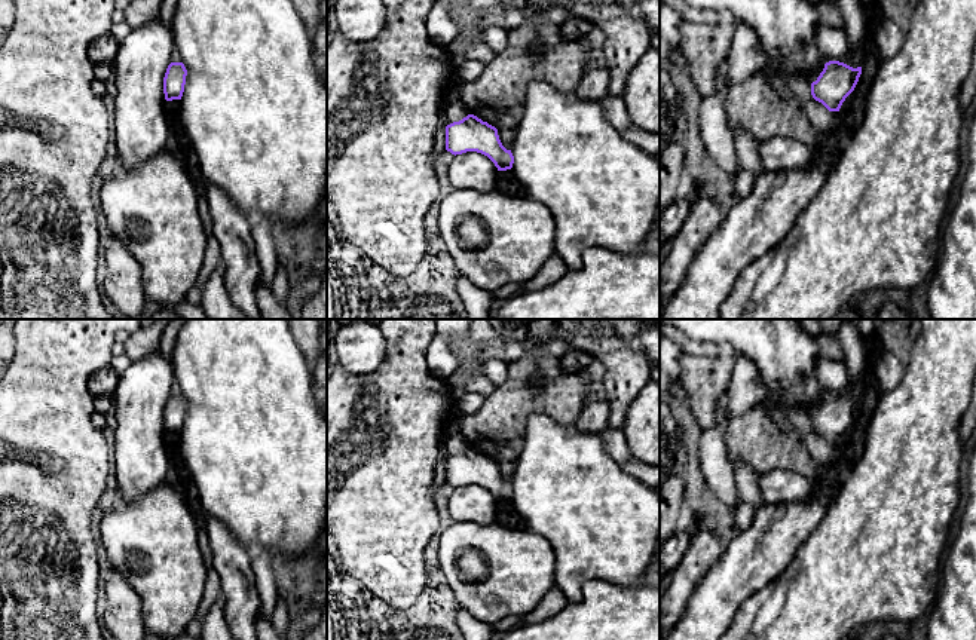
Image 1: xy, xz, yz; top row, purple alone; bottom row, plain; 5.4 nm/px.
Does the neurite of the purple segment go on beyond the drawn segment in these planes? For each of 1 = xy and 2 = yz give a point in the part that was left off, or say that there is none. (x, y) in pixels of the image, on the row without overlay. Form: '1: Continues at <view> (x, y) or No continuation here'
1: No continuation here
2: No continuation here

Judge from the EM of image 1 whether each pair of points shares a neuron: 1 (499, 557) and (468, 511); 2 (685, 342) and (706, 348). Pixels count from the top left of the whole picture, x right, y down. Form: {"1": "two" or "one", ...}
{"1": "two", "2": "one"}

